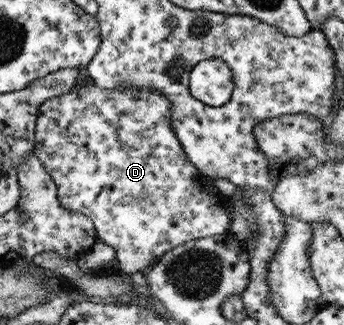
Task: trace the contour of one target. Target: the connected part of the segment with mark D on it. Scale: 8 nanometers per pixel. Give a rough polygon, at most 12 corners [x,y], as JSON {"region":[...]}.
{"region":[[87,75],[31,153],[134,276],[224,233],[162,92]]}

